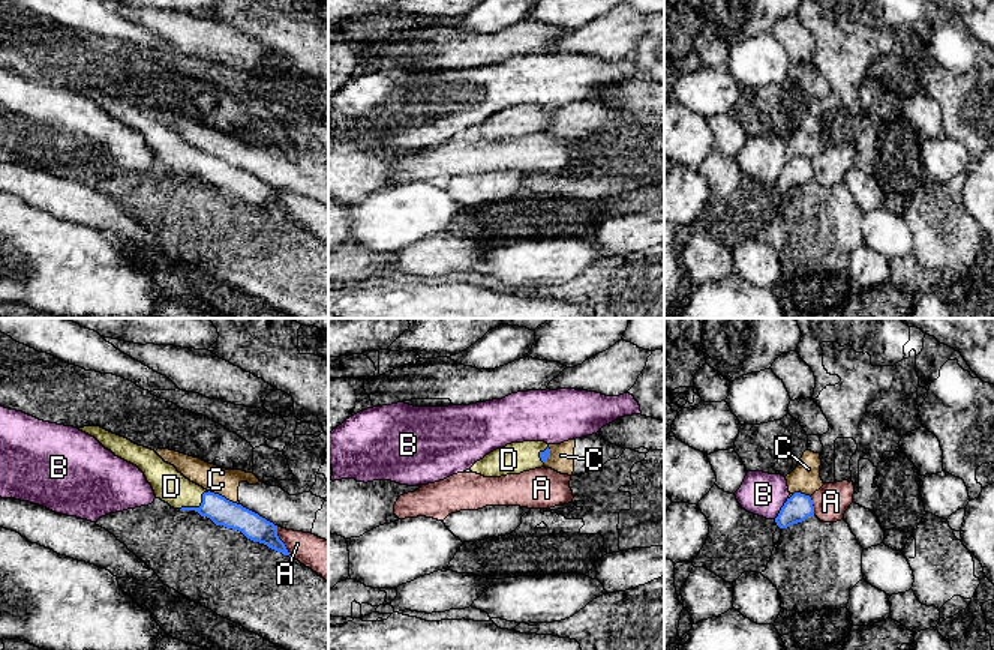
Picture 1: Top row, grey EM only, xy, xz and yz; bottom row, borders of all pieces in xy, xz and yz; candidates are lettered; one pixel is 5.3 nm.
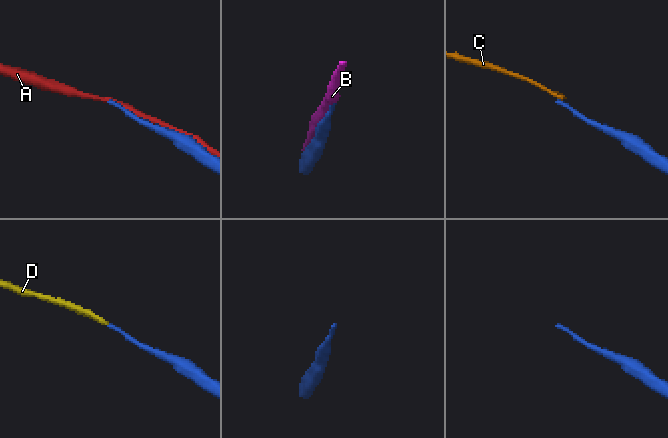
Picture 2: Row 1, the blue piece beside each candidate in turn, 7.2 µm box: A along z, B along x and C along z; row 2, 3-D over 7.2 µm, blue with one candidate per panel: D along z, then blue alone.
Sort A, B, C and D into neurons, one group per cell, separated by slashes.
A / B / C / D

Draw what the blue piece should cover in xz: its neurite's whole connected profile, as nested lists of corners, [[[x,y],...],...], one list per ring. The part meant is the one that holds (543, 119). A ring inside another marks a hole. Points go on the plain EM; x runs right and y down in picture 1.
[[[544,105],[511,107],[502,113],[490,116],[469,134],[484,141],[520,138],[523,135],[544,131],[549,119],[550,113]]]

